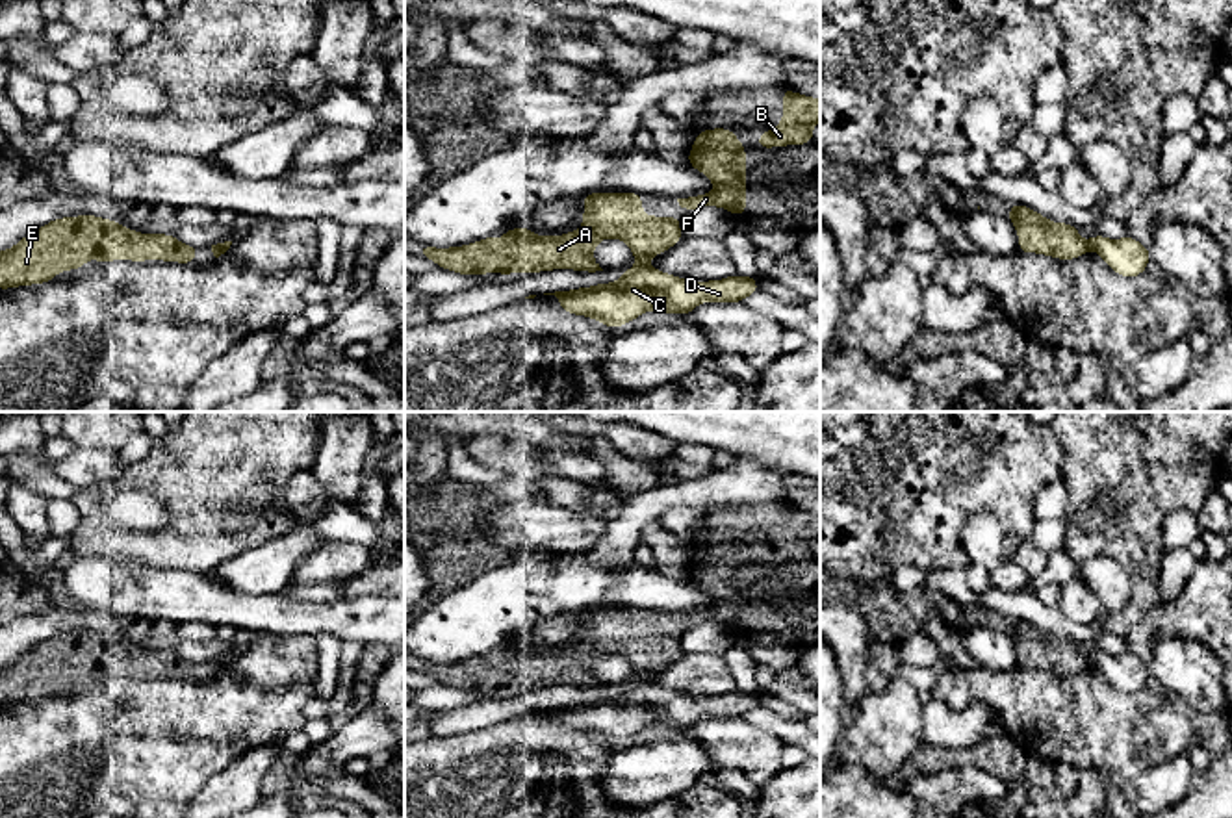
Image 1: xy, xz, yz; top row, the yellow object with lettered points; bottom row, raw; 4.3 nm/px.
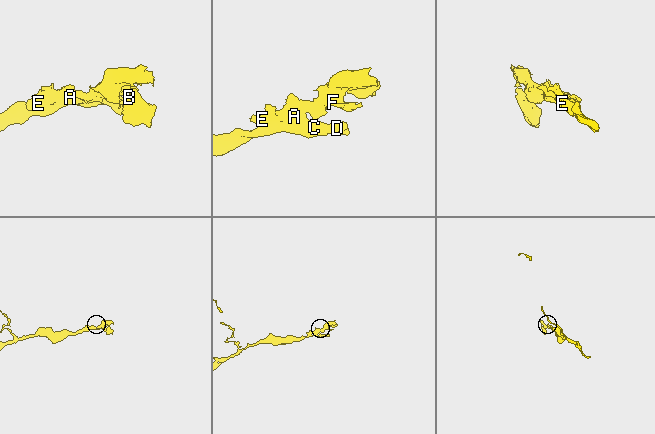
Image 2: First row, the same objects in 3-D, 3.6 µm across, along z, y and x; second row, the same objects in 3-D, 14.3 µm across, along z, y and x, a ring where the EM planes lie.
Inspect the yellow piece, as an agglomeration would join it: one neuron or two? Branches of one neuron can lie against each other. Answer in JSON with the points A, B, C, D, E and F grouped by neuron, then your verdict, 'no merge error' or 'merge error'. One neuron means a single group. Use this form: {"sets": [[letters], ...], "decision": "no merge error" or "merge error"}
{"sets": [["A", "B", "E", "F"], ["C", "D"]], "decision": "merge error"}

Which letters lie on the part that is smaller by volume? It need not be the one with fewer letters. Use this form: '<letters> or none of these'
A, B, E, F

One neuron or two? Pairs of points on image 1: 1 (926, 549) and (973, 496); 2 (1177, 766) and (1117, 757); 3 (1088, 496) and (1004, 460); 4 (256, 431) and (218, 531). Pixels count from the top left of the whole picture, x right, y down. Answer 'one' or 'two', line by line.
1: one
2: two
3: two
4: one

